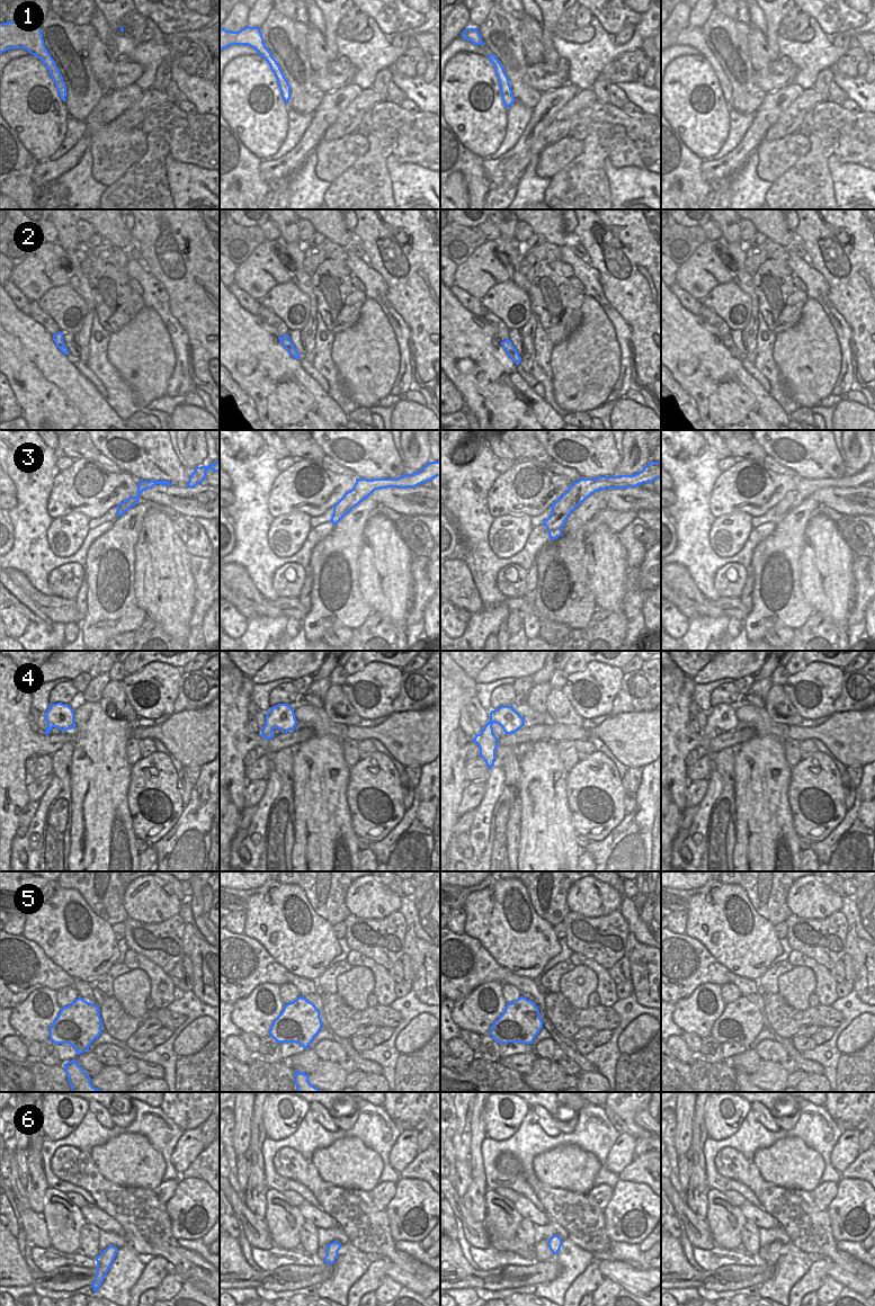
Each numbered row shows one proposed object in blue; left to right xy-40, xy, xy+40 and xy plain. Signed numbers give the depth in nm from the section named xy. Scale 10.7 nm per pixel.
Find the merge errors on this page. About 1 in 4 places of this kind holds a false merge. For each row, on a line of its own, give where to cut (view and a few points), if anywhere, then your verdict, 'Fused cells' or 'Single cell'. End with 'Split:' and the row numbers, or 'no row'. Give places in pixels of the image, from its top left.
1: No split. Single cell
2: No split. Single cell
3: No split. Single cell
4: No split. Single cell
5: No split. Single cell
6: No split. Single cell
Split: no row

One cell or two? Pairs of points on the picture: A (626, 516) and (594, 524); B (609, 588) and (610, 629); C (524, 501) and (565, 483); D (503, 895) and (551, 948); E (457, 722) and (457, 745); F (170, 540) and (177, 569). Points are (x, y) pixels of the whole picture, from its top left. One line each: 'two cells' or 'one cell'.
A: one cell
B: two cells
C: one cell
D: one cell
E: one cell
F: one cell

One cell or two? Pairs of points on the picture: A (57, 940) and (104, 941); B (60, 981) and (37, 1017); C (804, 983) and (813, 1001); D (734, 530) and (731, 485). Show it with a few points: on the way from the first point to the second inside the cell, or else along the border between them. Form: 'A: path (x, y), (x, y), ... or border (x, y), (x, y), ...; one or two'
A: path (69, 940), (92, 941); one
B: border (56, 991), (50, 987), (38, 987), (27, 996); two
C: border (813, 992), (809, 999), (809, 1005); two
D: border (751, 516), (744, 512), (731, 512), (715, 518); two

